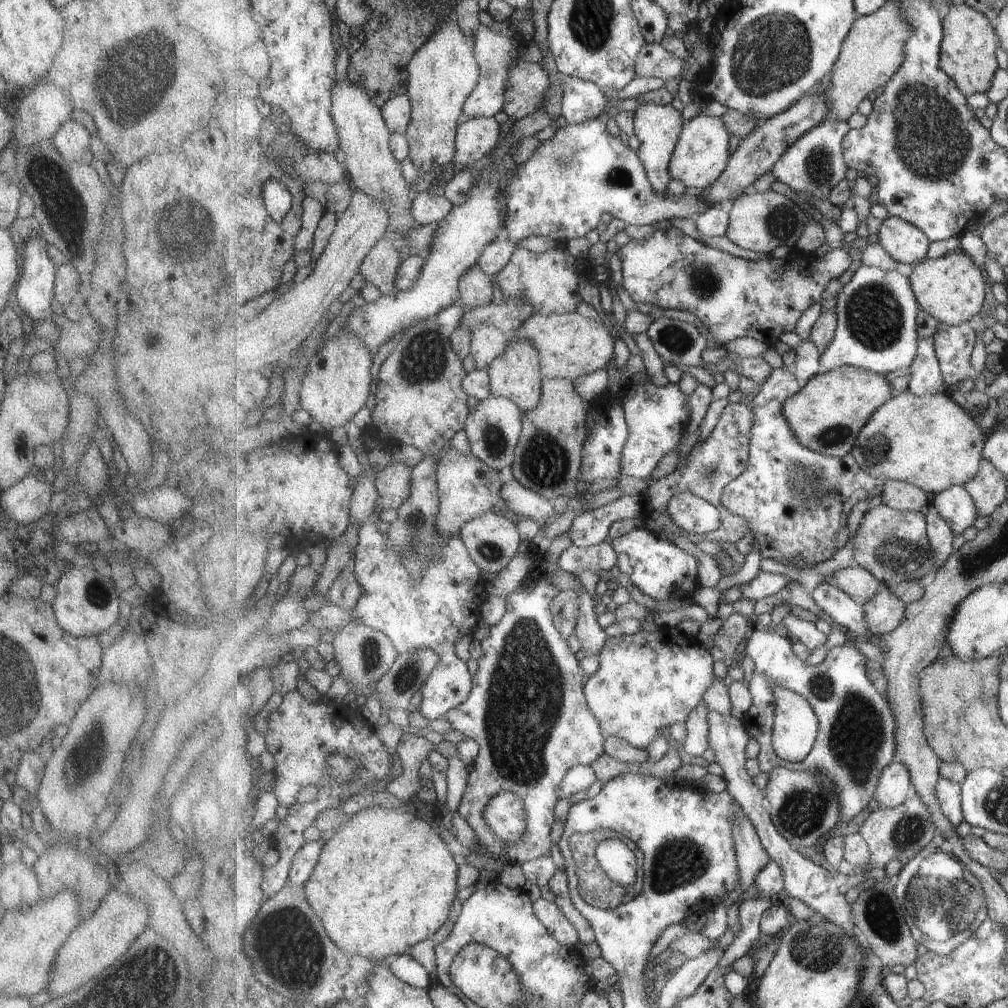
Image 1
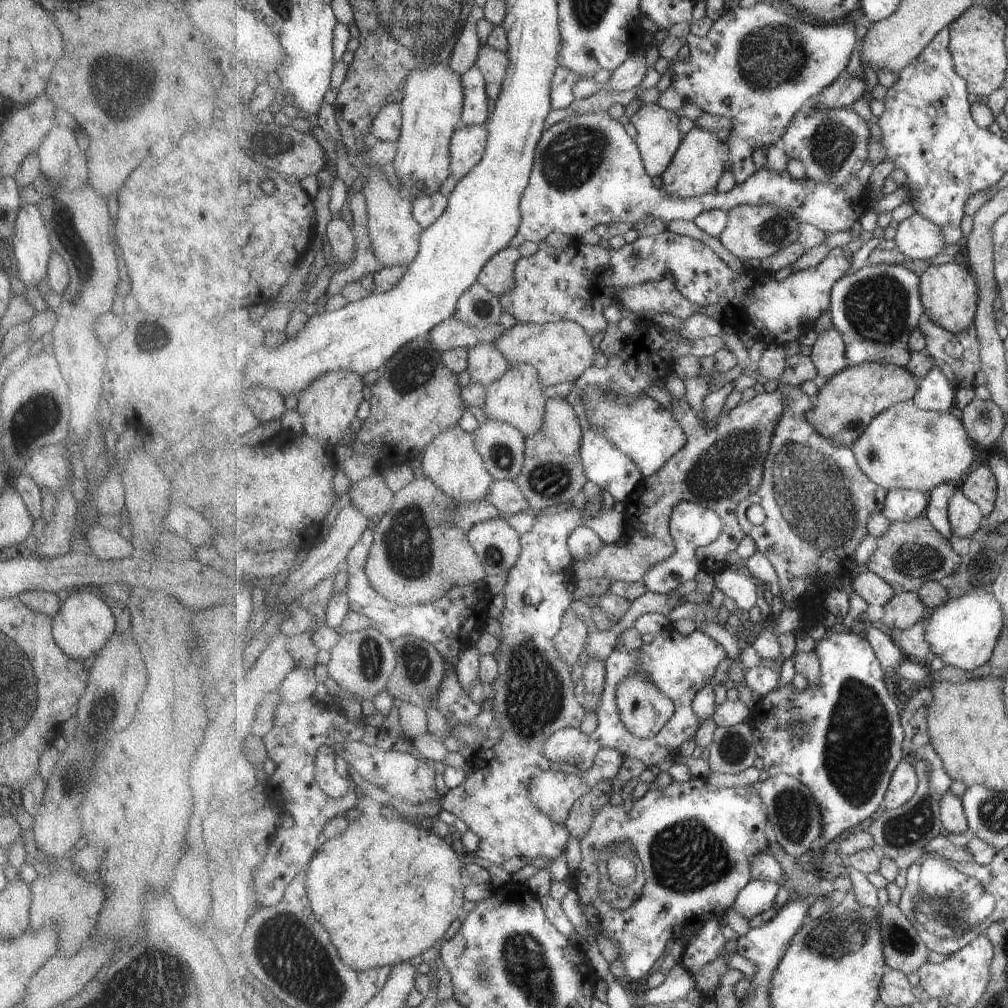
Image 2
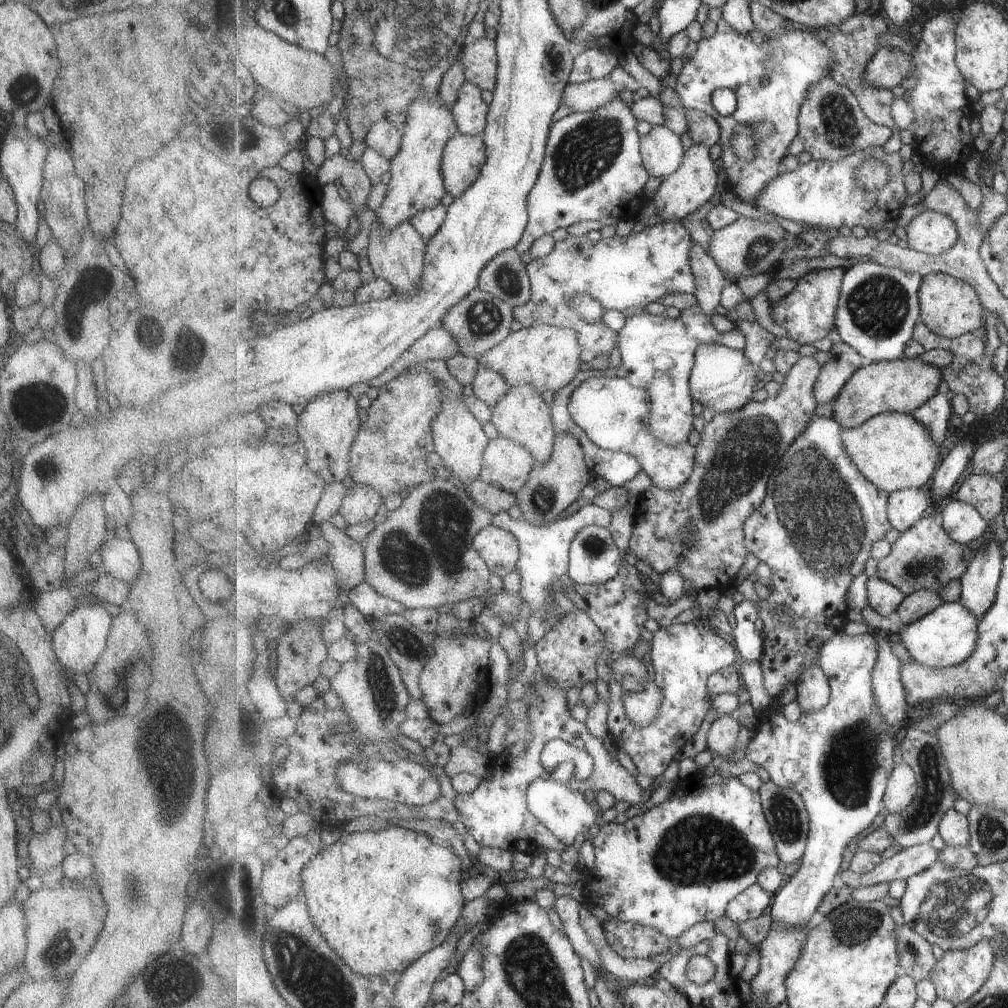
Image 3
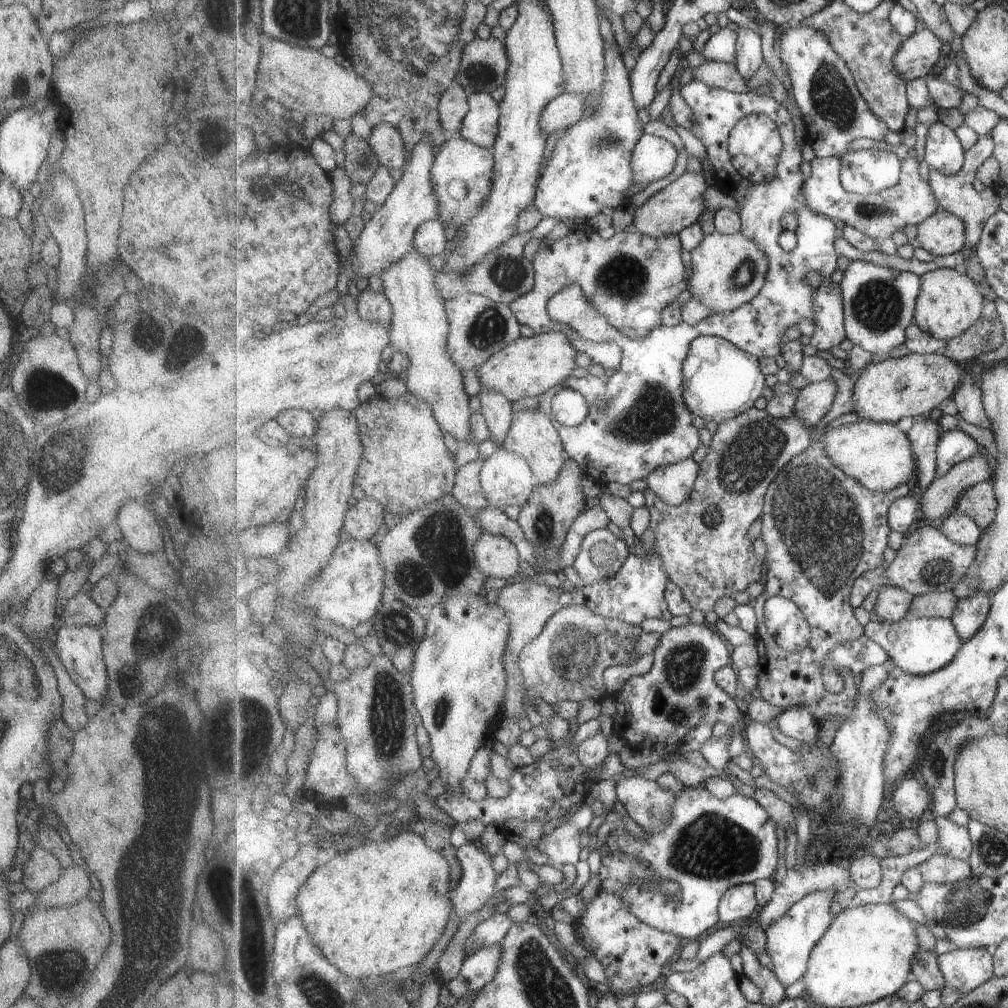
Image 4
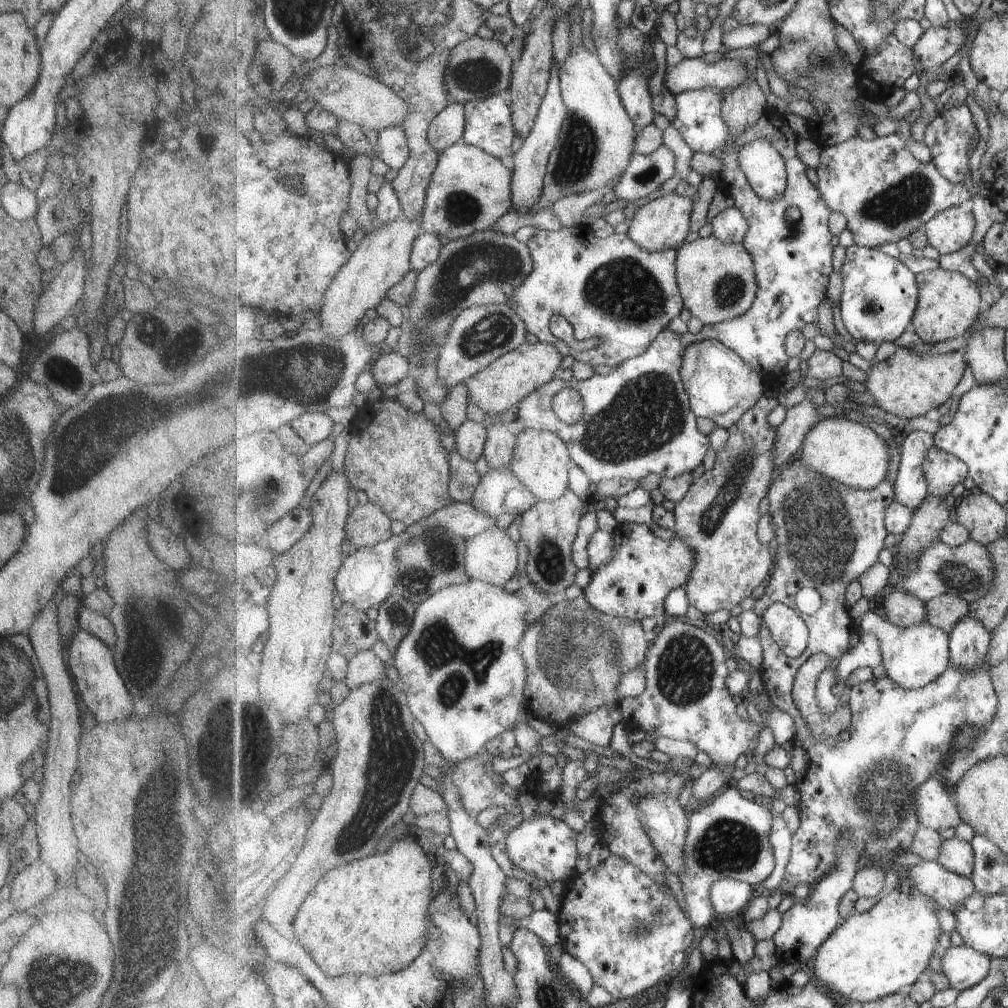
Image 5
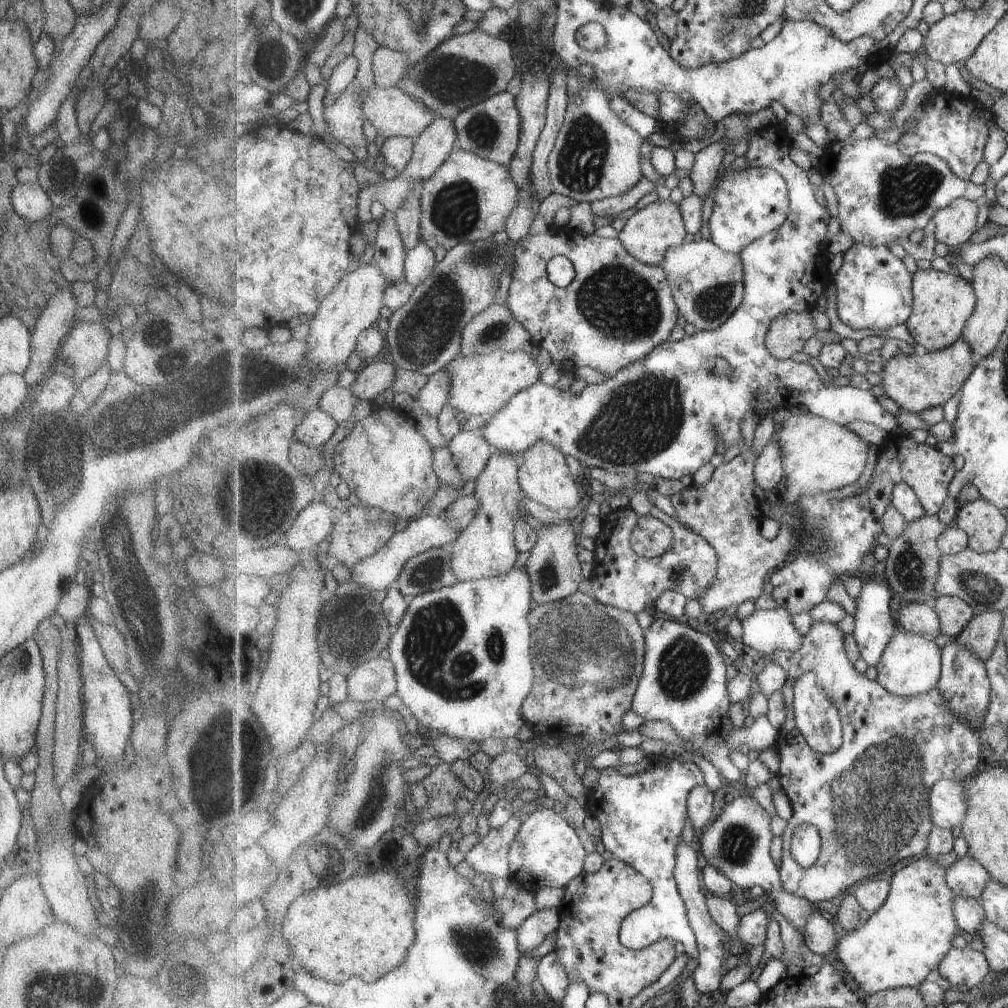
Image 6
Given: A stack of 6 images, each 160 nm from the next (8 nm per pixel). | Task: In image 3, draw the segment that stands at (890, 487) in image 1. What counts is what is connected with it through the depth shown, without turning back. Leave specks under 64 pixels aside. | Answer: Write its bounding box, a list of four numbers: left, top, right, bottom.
[888,487,933,533]

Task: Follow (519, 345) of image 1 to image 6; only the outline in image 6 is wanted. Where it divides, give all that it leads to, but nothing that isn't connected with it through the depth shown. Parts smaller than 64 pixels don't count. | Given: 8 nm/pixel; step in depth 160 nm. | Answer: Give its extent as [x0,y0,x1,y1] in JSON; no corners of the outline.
[519,441,585,514]

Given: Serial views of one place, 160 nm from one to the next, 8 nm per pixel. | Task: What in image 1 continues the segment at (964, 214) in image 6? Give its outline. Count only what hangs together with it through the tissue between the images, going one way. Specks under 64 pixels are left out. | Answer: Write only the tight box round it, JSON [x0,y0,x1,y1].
[878,217,933,264]

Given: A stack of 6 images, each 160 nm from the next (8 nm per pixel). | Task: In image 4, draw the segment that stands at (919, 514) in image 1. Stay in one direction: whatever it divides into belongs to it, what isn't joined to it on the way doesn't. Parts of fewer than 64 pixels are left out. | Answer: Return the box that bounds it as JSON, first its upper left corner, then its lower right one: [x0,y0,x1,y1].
[851,523,977,608]

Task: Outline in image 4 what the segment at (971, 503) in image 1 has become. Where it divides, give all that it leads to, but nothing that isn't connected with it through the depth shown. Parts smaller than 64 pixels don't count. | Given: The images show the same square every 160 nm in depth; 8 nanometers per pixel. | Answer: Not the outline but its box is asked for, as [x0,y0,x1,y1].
[939,510,983,545]

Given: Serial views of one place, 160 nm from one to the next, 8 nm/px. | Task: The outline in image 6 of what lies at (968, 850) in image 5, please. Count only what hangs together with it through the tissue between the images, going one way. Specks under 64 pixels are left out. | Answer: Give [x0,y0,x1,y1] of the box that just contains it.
[948,855,992,902]

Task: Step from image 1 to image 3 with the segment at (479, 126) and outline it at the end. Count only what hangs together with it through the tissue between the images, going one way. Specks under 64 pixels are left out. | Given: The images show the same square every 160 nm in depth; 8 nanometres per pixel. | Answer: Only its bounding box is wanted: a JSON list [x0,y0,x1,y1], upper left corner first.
[442,132,488,199]

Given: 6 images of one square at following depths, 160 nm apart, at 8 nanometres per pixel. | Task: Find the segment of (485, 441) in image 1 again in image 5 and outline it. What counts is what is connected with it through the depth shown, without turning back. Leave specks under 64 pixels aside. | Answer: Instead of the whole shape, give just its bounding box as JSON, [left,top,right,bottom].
[469,469,538,519]

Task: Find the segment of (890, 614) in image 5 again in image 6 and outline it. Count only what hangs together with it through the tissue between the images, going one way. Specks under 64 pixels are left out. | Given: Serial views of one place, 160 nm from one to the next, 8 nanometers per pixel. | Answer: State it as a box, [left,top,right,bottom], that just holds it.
[899,603,944,641]

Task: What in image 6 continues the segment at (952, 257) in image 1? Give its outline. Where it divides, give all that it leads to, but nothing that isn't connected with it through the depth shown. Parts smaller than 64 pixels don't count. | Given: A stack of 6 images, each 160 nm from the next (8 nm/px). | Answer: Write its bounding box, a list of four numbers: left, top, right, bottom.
[904,268,978,351]

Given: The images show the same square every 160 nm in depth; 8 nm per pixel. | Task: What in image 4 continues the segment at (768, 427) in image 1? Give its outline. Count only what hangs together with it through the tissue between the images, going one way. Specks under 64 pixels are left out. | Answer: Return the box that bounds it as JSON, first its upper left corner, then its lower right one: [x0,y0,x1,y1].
[749,431,907,728]

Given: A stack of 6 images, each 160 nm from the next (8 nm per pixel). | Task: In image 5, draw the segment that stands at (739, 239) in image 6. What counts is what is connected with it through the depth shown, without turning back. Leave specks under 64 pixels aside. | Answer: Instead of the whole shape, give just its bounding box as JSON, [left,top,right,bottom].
[712,139,788,243]

